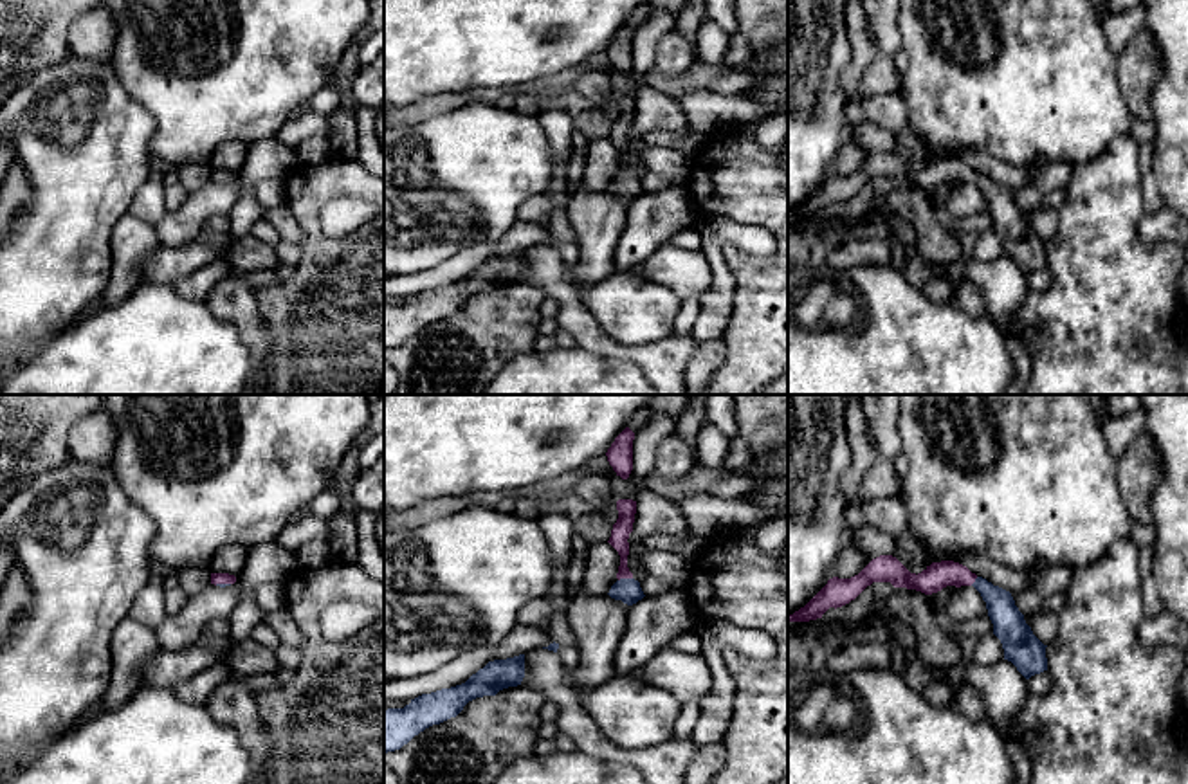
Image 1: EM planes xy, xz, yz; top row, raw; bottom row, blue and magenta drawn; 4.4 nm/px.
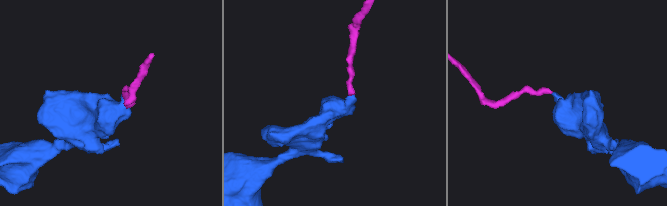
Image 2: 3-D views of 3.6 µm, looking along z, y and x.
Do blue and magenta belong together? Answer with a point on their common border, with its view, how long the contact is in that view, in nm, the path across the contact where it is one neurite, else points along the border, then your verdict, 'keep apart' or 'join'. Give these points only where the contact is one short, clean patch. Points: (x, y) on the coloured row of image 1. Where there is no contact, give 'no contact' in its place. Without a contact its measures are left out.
contact xz (624, 579); length 70 nm; way xz (628, 590), (624, 579), (621, 530); join

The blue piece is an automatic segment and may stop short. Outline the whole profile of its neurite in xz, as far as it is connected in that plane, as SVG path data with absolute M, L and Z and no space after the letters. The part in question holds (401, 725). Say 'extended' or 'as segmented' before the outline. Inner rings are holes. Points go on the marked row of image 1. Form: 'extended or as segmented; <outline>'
as segmented; M525 654L494 660L461 685L422 694L404 708L384 710L384 753L400 750L425 728L456 717L472 699L521 685L523 678Z

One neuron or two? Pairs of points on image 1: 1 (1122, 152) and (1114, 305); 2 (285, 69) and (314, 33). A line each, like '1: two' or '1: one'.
1: one
2: one

